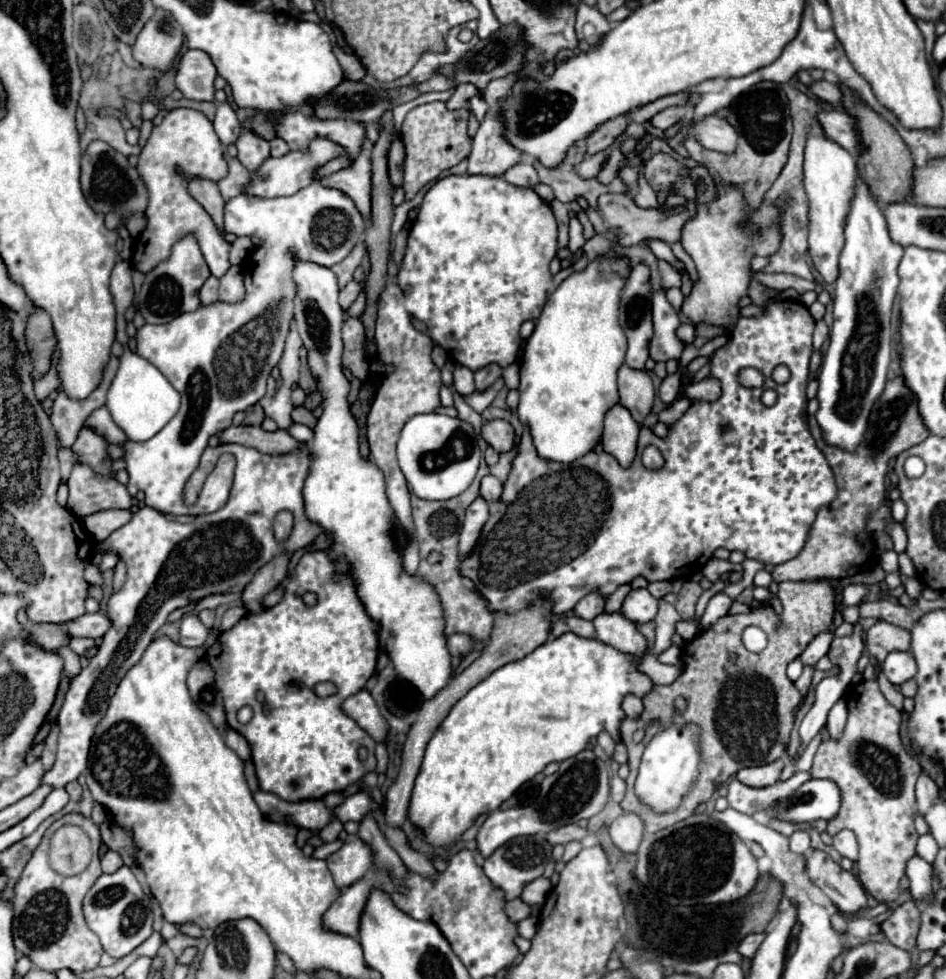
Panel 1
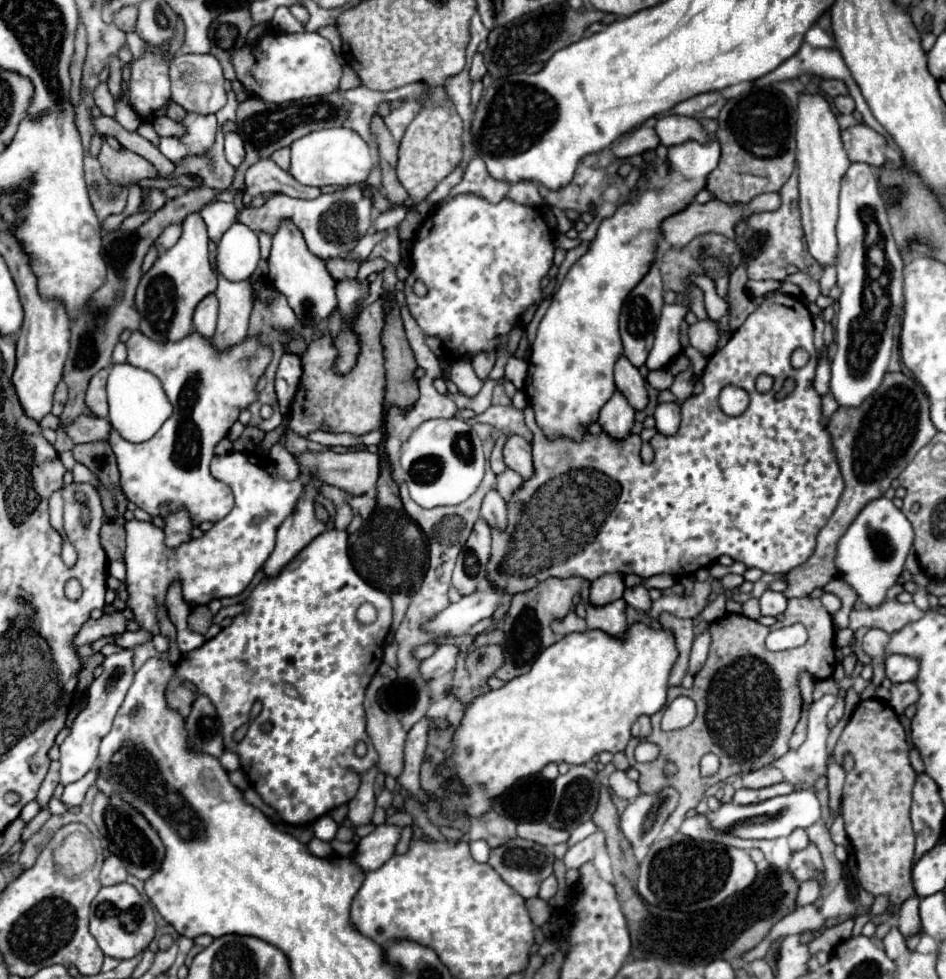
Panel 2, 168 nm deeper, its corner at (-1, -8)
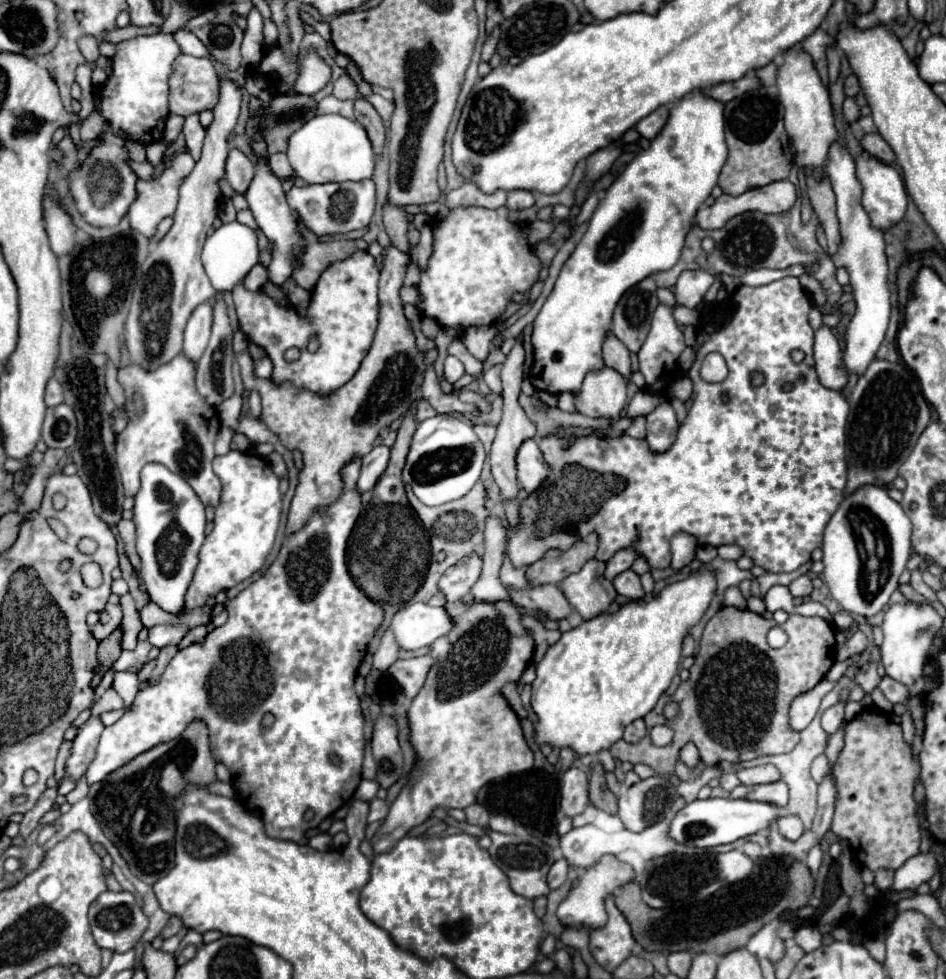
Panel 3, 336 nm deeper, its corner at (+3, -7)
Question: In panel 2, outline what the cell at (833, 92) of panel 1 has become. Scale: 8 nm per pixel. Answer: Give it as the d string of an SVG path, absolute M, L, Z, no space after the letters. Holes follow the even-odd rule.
M851 95L835 97L833 103L835 103L835 107L839 109L839 113L853 113L853 111L855 111L855 101L853 101Z

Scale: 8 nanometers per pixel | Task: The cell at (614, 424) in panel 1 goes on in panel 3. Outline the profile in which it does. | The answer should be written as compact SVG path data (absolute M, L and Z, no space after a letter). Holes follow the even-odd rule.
M613 368L591 372L575 396L575 406L589 418L619 418L627 404L625 386L625 380Z

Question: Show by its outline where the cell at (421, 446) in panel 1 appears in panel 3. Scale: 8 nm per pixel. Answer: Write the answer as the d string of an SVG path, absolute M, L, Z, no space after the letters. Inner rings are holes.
M437 414L419 422L403 468L403 482L413 488L413 494L425 506L441 506L463 498L479 480L485 462L485 450L471 424L449 416Z

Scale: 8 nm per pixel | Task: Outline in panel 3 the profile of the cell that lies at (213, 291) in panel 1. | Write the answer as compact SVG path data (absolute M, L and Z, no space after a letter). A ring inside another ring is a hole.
M203 302L195 308L191 314L187 328L185 328L185 342L183 342L183 354L197 362L209 342L211 336L211 324L213 324L213 306L211 302Z

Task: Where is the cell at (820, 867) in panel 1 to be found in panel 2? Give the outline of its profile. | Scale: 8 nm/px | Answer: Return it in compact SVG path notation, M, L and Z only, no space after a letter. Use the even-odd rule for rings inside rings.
M809 843L805 849L795 851L789 859L789 871L797 881L805 881L807 877L819 877L823 879L823 861L819 855L819 849Z

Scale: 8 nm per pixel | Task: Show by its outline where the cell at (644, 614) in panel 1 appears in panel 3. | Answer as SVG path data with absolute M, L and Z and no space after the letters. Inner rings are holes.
M627 570L627 572L621 572L615 580L613 580L613 586L617 590L617 594L629 598L629 600L639 600L645 596L643 588L641 588L641 582L639 582L639 576L633 572L633 570Z

